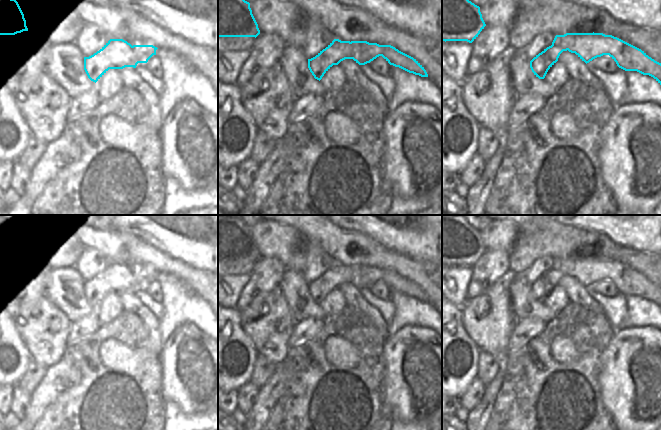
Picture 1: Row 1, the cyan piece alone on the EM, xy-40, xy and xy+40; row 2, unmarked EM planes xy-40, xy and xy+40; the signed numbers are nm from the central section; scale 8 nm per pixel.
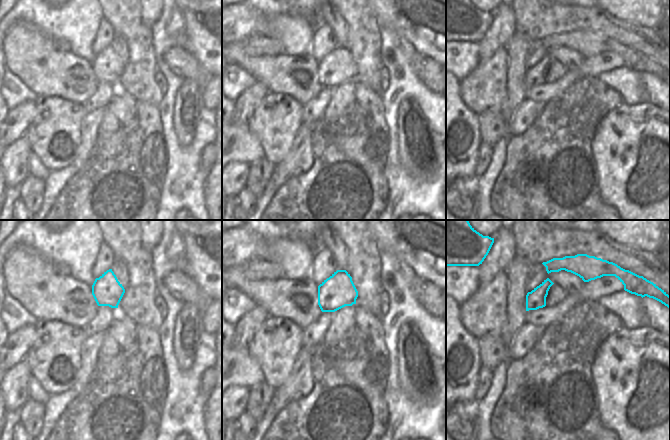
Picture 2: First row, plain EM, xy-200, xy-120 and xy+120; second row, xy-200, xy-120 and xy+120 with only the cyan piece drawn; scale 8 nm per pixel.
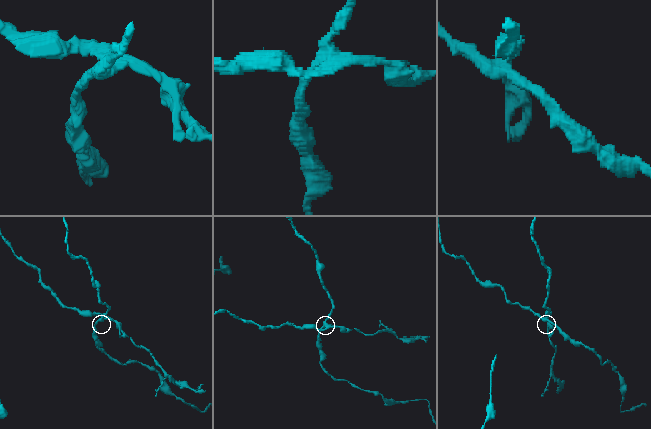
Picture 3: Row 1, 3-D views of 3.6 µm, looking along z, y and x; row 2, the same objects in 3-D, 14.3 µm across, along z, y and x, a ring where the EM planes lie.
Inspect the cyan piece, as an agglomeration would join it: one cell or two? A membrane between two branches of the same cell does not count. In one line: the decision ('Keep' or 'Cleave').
Cleave.

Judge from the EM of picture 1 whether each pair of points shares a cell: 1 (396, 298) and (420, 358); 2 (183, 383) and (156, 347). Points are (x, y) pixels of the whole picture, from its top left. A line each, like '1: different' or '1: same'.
1: different
2: different

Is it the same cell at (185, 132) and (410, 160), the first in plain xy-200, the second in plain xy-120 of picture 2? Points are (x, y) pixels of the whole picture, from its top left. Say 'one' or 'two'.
one

